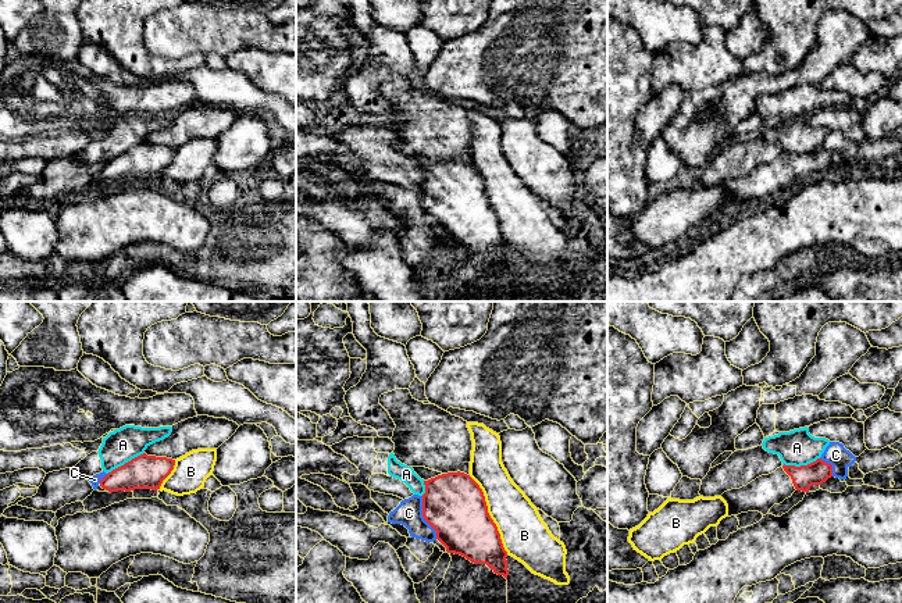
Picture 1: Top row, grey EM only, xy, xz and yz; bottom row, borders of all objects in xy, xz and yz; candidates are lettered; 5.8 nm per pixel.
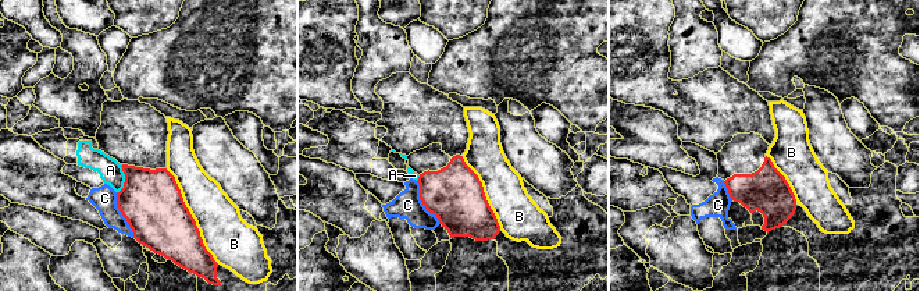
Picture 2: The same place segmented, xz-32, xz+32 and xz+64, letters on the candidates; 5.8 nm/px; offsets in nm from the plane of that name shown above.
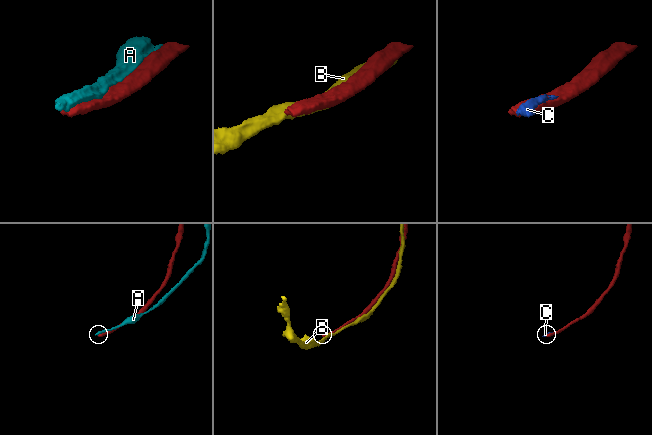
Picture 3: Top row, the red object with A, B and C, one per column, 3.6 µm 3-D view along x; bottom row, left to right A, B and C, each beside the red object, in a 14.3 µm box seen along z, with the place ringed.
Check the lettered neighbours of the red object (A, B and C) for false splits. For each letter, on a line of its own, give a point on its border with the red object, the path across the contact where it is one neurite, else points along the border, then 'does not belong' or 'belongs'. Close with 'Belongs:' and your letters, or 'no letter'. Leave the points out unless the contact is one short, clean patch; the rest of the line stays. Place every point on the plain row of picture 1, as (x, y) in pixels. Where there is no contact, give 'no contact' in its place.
A: contact xy (125, 152); does not belong
B: contact xz (488, 203); does not belong
C: contact xz (423, 204); does not belong
Belongs: no letter

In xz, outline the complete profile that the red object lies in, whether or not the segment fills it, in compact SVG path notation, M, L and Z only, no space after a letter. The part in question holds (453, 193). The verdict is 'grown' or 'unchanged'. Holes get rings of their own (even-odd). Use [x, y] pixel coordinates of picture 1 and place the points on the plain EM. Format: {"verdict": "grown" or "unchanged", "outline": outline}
{"verdict": "grown", "outline": "M411 156L424 170L423 206L436 220L436 228L448 242L466 246L474 253L486 253L495 263L507 268L507 240L503 236L496 213L488 201L479 174L464 161L442 163L425 156Z"}

